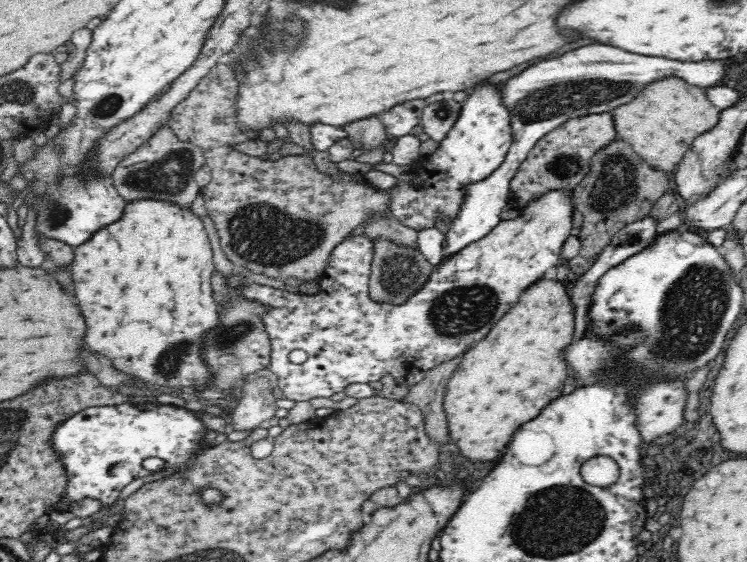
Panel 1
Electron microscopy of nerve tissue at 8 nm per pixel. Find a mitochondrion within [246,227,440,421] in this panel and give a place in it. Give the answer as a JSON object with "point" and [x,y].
{"point":[397,272]}

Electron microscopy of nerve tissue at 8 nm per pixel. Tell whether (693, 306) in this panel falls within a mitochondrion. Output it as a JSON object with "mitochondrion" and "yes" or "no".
{"mitochondrion":"yes"}

